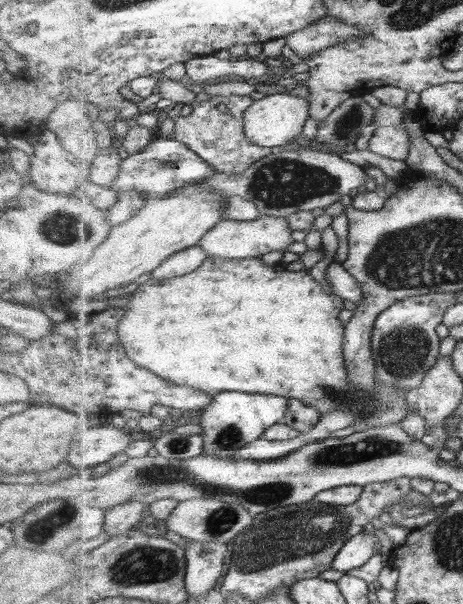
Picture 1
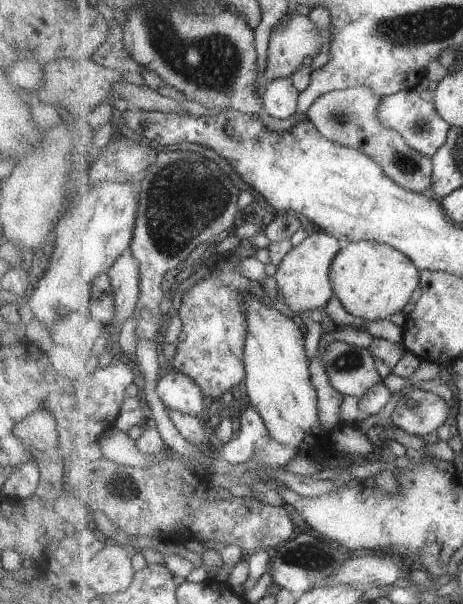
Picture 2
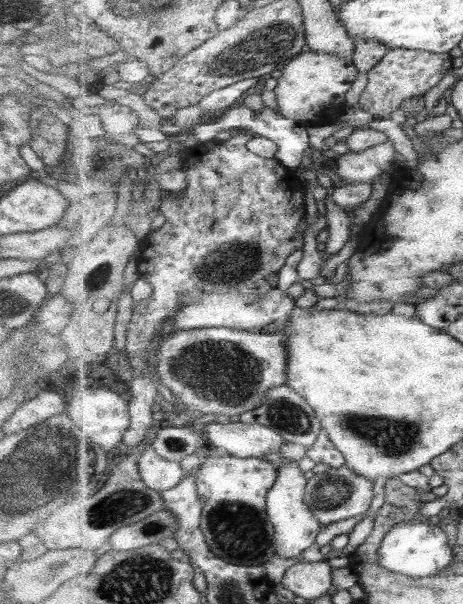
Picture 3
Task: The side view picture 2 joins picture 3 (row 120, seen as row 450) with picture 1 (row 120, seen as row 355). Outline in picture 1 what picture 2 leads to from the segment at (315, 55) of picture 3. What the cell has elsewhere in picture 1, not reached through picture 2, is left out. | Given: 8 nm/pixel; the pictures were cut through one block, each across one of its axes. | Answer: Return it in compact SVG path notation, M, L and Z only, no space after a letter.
M273 94L255 100L244 116L244 130L251 142L268 150L301 140L305 123L310 117L310 102L307 98Z

